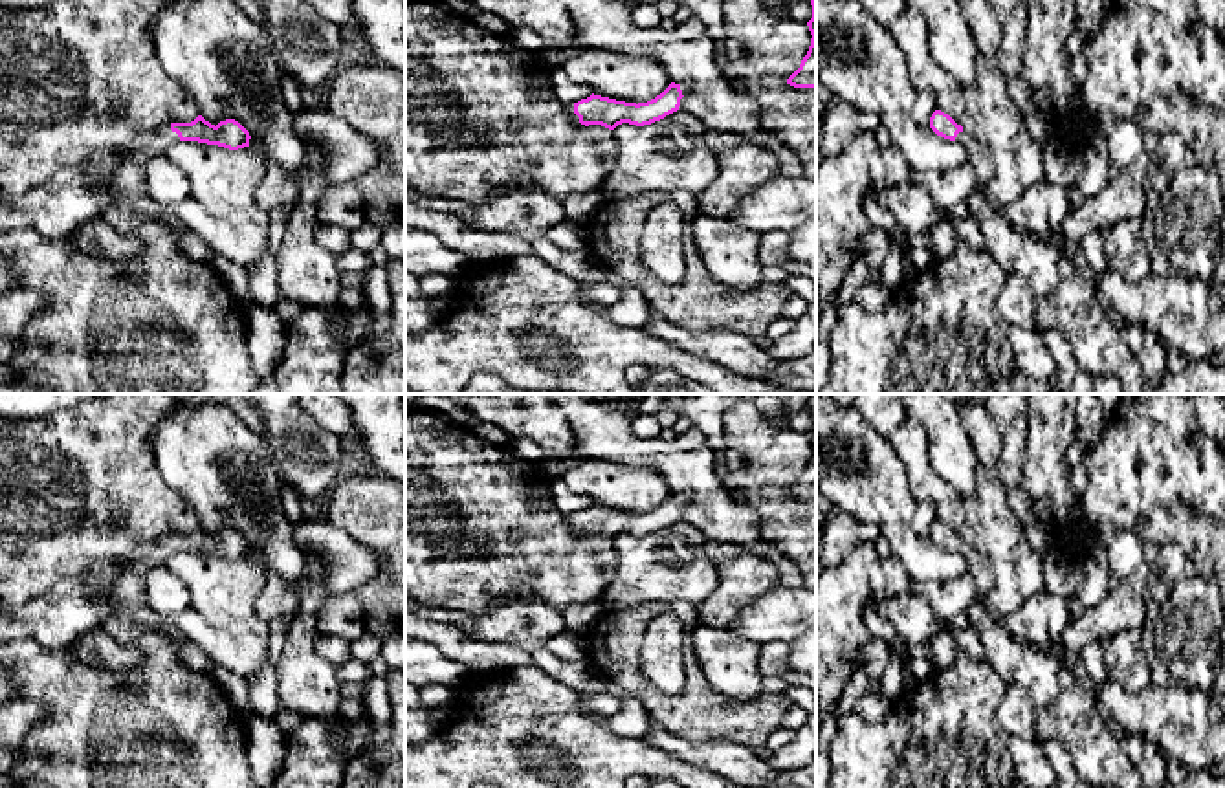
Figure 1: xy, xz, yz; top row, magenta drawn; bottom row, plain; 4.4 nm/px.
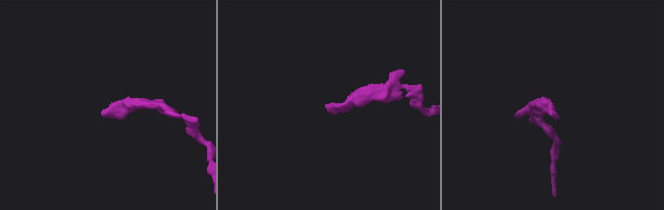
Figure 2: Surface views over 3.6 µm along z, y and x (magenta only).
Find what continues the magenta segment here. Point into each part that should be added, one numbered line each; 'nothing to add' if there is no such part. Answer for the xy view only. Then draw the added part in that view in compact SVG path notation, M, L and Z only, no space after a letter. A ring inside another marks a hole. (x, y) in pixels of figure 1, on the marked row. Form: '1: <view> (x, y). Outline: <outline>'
1: xy (74, 195). Outline: M161 125L145 134L136 136L116 158L108 172L97 174L90 165L64 167L50 180L35 185L28 192L0 202L0 235L13 229L35 229L42 238L64 238L84 222L103 216L114 202L114 180L123 163L145 167L150 159L165 156L167 148L178 143L180 137L171 130L171 125Z

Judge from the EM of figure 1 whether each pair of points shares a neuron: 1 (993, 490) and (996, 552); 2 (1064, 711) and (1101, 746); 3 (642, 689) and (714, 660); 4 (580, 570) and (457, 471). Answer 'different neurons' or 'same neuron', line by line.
1: same neuron
2: same neuron
3: different neurons
4: same neuron

